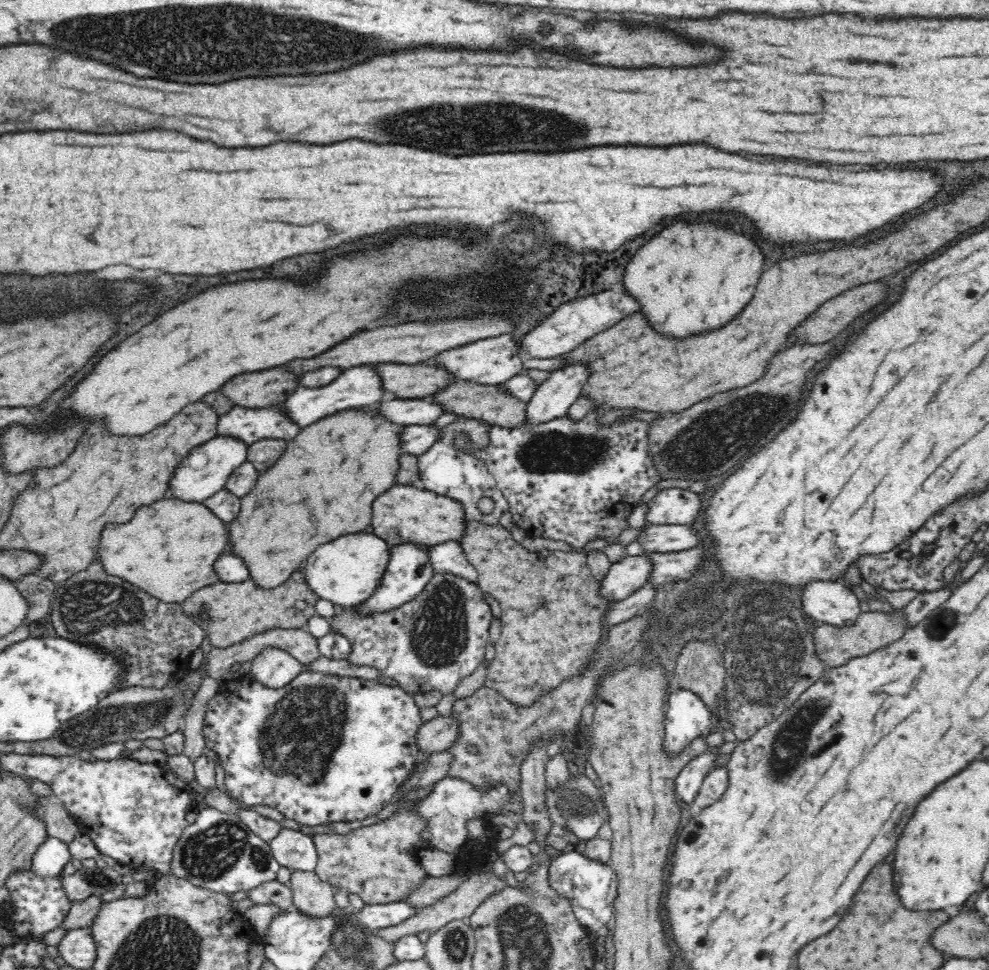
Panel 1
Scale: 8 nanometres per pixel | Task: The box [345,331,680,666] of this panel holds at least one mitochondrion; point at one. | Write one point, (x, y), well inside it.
(552, 451)

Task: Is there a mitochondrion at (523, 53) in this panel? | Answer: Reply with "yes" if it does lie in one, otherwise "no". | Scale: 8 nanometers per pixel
no

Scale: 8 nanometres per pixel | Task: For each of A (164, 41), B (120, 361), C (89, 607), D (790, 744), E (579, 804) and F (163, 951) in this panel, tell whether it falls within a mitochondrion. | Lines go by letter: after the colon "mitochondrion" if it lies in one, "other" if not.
A: mitochondrion
B: other
C: mitochondrion
D: mitochondrion
E: mitochondrion
F: mitochondrion

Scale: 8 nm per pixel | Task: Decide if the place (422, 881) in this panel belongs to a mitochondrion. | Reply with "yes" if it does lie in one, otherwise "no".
no

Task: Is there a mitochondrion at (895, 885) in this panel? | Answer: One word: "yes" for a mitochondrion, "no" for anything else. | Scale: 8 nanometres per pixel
no

